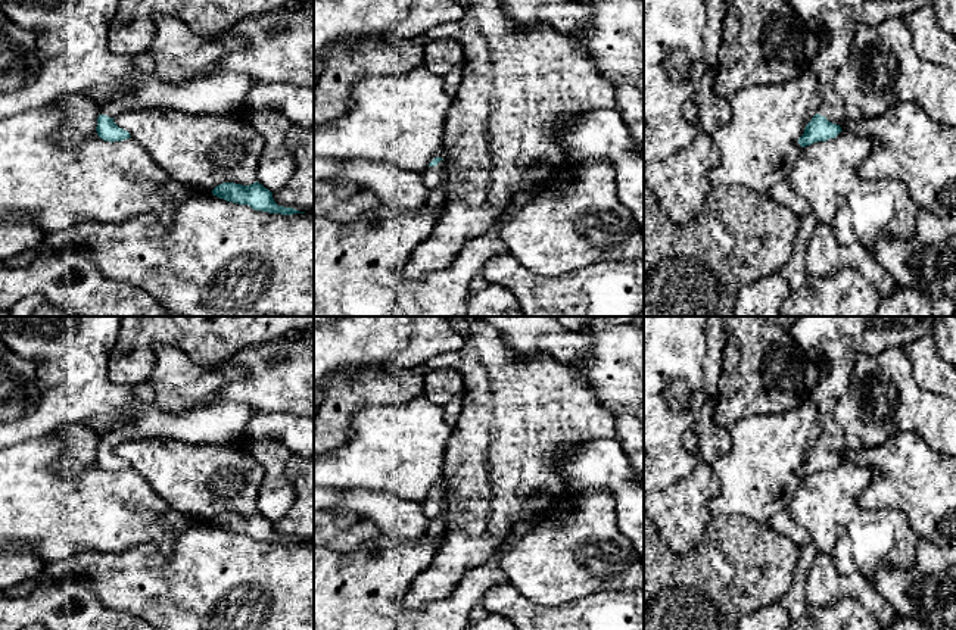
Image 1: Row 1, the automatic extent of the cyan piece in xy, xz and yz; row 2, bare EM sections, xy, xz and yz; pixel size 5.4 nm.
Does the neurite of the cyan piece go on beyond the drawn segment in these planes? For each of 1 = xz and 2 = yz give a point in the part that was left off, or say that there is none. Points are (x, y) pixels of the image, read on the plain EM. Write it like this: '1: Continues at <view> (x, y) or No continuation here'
1: Continues at xz (433, 507)
2: Continues at yz (833, 342)

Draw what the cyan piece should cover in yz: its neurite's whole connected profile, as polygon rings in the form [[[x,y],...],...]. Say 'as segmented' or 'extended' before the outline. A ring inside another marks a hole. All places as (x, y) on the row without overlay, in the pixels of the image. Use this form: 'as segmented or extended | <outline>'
extended | [[[798,316],[790,327],[792,340],[806,356],[819,365],[810,399],[816,405],[822,434],[818,443],[806,455],[804,464],[798,468],[801,477],[818,471],[835,468],[843,459],[840,453],[846,449],[846,433],[834,420],[834,406],[847,392],[850,375],[859,353],[869,356],[879,355],[888,347],[904,347],[932,331],[935,316]]]

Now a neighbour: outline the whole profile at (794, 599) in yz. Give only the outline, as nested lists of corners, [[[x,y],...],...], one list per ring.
[[[813,543],[801,546],[797,561],[797,568],[794,571],[794,581],[788,592],[781,598],[781,604],[787,608],[792,621],[798,620],[806,611],[806,580],[810,571],[810,567],[815,562],[816,555],[819,553]]]

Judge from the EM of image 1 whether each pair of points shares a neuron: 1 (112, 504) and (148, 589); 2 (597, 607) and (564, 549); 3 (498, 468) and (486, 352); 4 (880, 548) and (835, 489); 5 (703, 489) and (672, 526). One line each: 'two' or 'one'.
1: two
2: two
3: one
4: one
5: one

